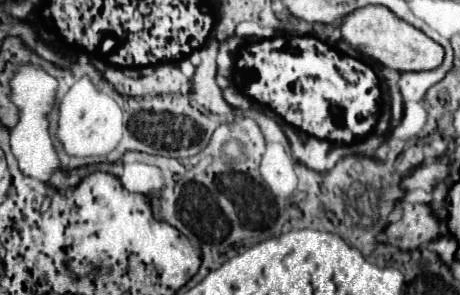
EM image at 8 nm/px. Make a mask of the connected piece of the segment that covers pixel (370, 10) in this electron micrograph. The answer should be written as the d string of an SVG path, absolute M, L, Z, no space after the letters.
M366 5L344 15L340 23L340 33L342 33L342 41L348 47L368 57L374 57L374 61L378 61L380 65L396 69L396 71L434 69L442 63L442 57L444 57L444 49L438 43L426 37L420 29L398 19L392 11L388 11L382 5Z

